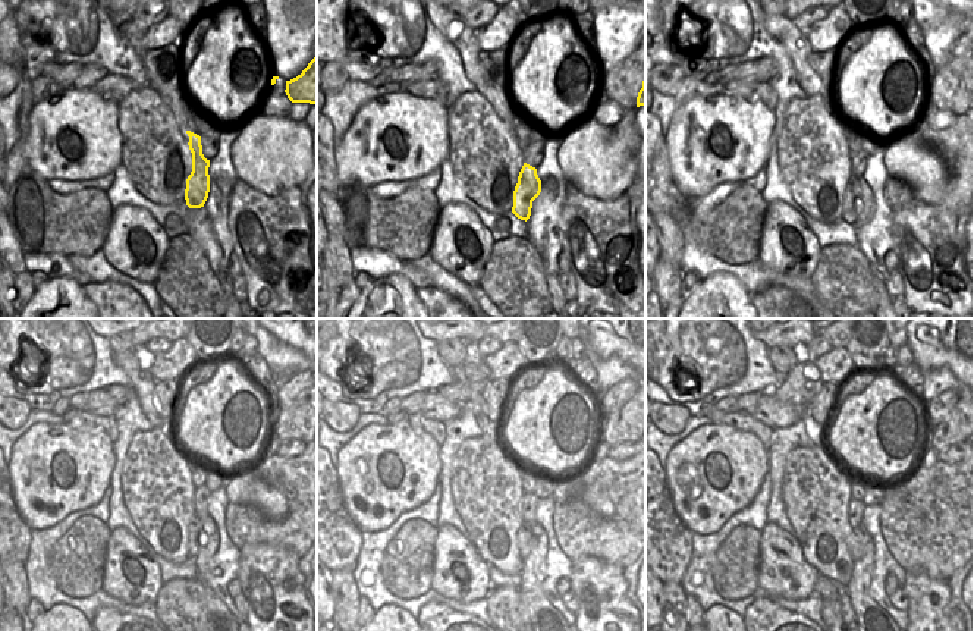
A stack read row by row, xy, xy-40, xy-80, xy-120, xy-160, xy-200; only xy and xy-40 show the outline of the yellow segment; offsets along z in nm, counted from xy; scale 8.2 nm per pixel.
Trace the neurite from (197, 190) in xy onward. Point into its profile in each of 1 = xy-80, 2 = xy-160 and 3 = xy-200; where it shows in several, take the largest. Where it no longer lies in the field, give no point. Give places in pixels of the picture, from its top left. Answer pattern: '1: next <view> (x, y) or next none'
1: next xy-80 (858, 197)
2: next xy-160 (528, 534)
3: next xy-200 (857, 540)

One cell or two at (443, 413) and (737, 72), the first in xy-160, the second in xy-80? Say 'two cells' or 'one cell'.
one cell

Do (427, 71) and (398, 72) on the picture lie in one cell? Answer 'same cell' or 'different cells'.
same cell

